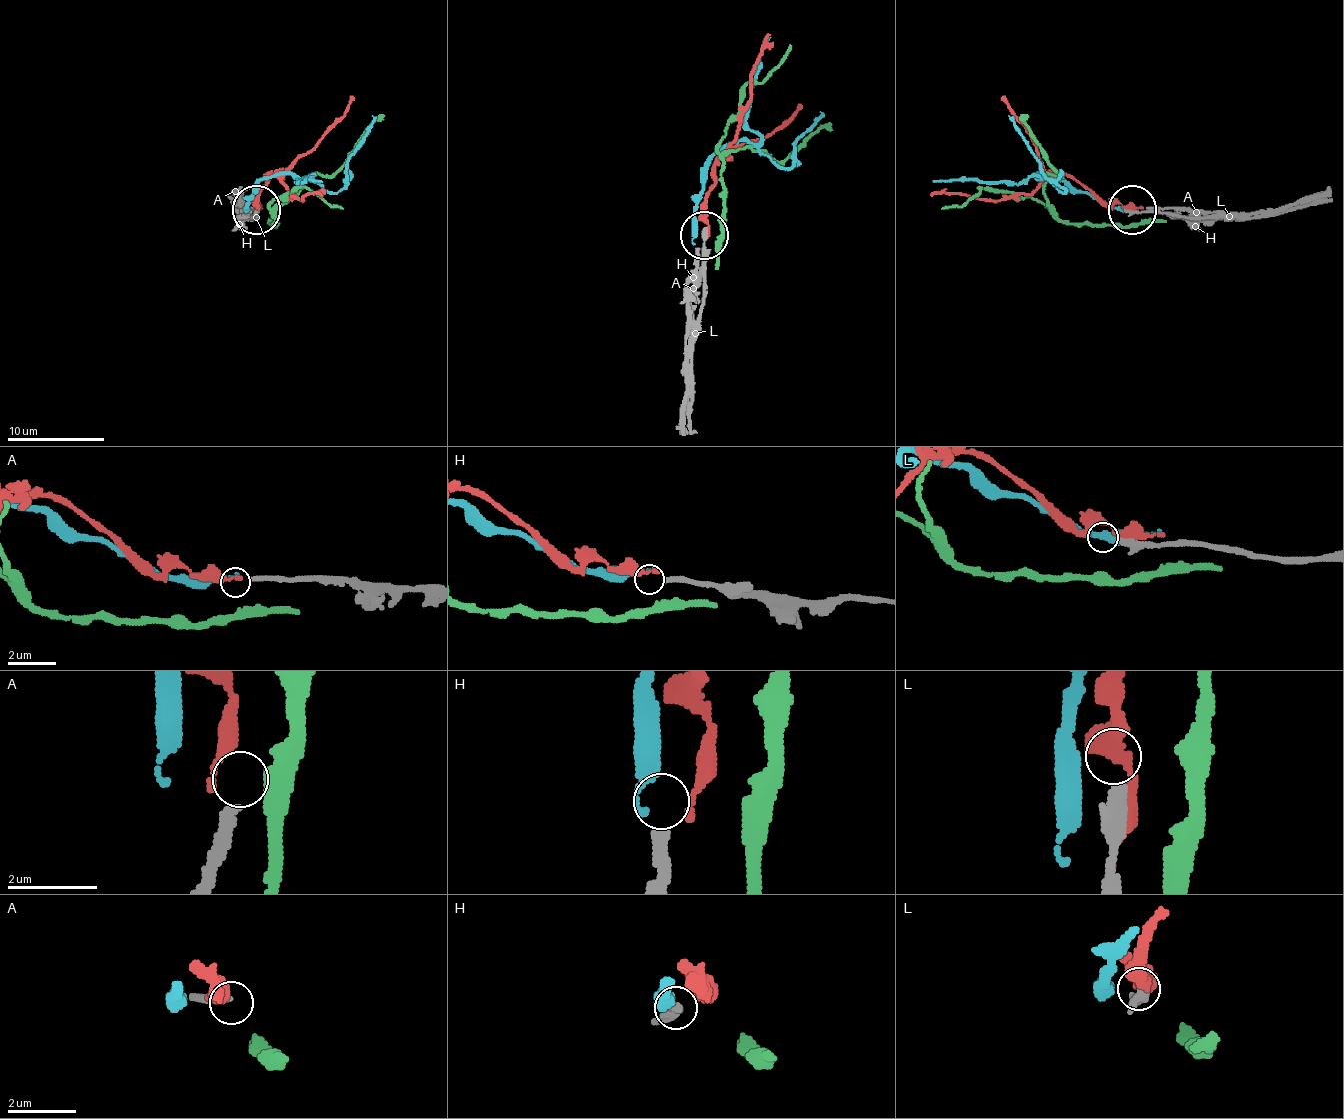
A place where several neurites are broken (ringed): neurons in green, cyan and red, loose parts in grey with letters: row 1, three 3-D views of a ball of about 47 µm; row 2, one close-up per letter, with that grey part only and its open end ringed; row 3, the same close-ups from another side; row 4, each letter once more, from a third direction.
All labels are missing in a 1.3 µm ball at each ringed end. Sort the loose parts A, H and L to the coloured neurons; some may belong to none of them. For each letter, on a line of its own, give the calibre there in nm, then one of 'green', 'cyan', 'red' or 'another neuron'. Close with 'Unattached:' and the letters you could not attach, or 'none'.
A: 200 nm thick; another neuron
H: 240 nm thick; another neuron
L: 320 nm thick; another neuron
Unattached: A, H, L

